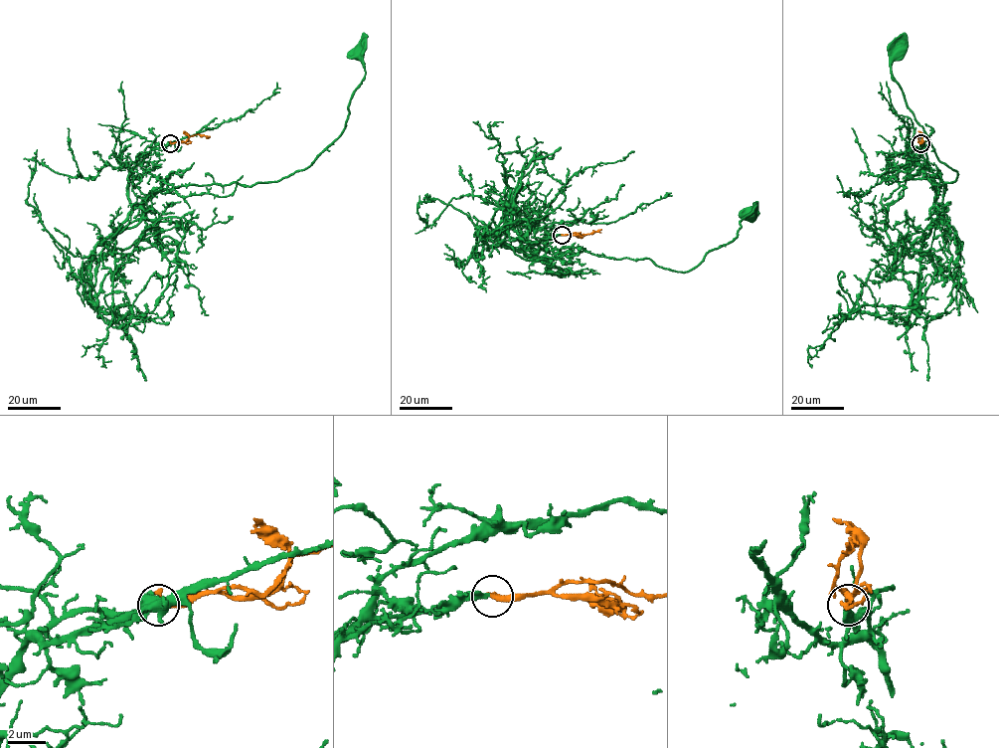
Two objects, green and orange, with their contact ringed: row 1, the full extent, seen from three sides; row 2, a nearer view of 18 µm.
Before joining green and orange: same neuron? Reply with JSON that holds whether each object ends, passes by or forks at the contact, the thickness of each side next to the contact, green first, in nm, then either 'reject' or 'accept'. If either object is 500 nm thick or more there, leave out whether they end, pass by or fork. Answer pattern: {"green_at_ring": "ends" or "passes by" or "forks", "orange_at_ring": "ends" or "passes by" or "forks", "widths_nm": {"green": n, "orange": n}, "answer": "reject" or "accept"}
{"green_at_ring": "ends", "orange_at_ring": "ends", "widths_nm": {"green": 360, "orange": 400}, "answer": "accept"}

